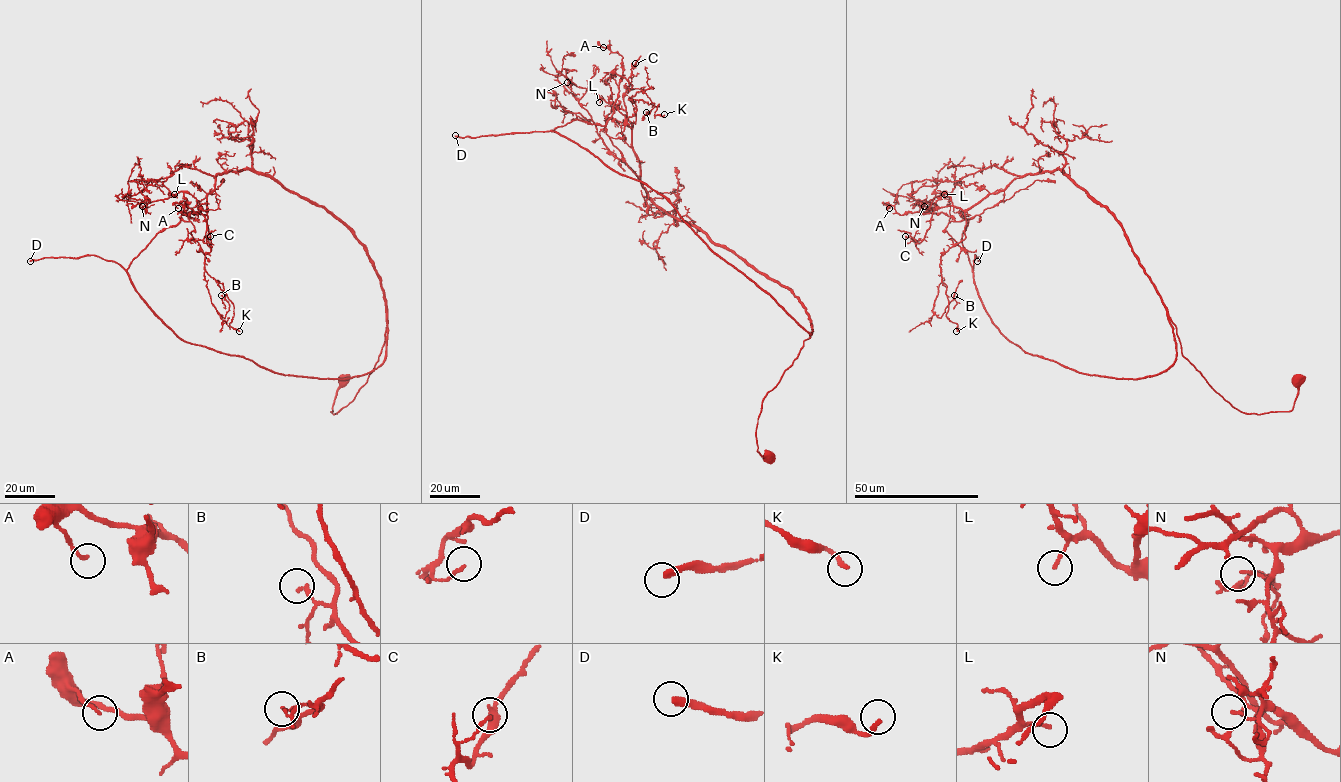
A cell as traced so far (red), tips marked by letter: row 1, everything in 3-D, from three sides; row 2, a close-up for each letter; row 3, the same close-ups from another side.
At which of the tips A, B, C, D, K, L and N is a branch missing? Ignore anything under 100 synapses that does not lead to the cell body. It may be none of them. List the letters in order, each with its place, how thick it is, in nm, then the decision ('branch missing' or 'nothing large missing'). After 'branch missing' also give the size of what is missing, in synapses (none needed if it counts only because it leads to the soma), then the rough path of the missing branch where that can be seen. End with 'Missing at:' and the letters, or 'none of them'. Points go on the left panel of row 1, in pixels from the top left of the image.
A: at (178, 208); 130 nm thick; nothing large missing
B: at (221, 295); 120 nm thick; nothing large missing
C: at (210, 236); 130 nm thick; nothing large missing
D: at (30, 261); 280 nm thick; branch missing; about 250 synapses
K: at (239, 331); 190 nm thick; nothing large missing
L: at (174, 194); 130 nm thick; nothing large missing
N: at (142, 206); 110 nm thick; nothing large missing
Missing at: D

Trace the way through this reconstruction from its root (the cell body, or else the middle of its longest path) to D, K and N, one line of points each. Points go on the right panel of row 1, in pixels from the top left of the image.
D: (1299, 382), (1290, 410), (1242, 412), (1170, 320), (1162, 372), (1066, 368), (992, 322), (977, 261)
K: (1299, 382), (1290, 410), (1232, 407), (1182, 355), (1122, 227), (1059, 169), (965, 211), (939, 264), (956, 331)
N: (1299, 382), (1290, 410), (1232, 407), (1182, 355), (1122, 227), (1061, 170), (964, 210), (944, 191), (924, 206)

